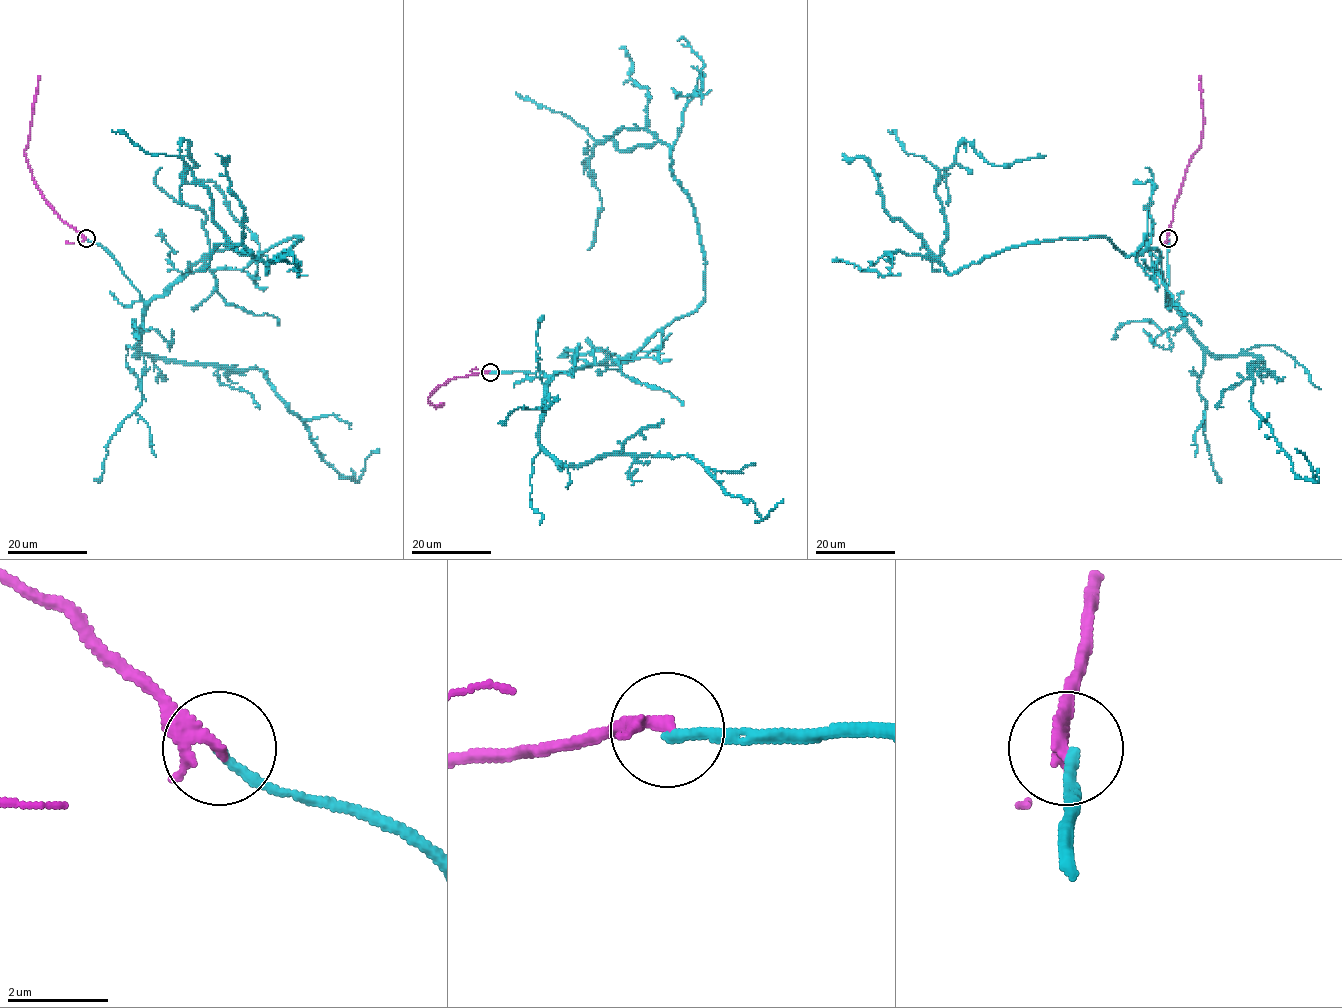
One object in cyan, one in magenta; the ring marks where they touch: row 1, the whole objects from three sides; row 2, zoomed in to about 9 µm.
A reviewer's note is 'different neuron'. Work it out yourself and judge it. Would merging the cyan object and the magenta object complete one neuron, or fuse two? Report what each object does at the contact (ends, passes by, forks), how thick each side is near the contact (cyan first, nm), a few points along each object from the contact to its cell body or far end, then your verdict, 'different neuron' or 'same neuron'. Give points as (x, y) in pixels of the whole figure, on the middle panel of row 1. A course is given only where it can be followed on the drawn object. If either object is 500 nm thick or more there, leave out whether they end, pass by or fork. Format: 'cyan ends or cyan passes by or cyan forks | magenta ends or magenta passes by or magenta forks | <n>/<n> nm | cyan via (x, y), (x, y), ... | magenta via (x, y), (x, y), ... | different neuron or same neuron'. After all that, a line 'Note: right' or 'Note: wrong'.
cyan ends | magenta passes by | 190/220 nm | cyan via (490, 371), (627, 361), (698, 306), (699, 230), (671, 148), (597, 142), (583, 161), (602, 204), (588, 249) | magenta via (490, 371), (450, 378), (428, 398), (434, 407), (443, 403) | different neuron
Note: right

